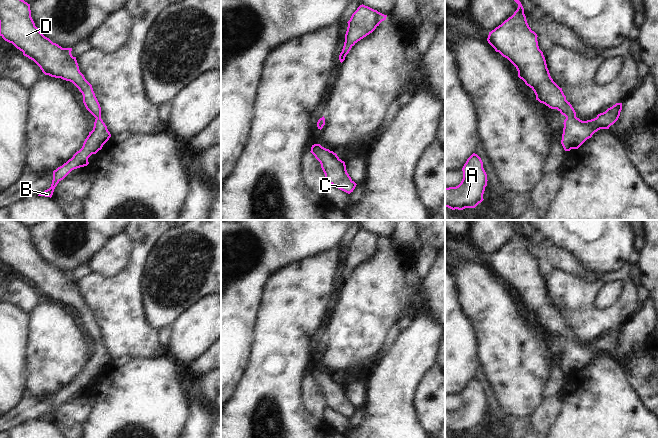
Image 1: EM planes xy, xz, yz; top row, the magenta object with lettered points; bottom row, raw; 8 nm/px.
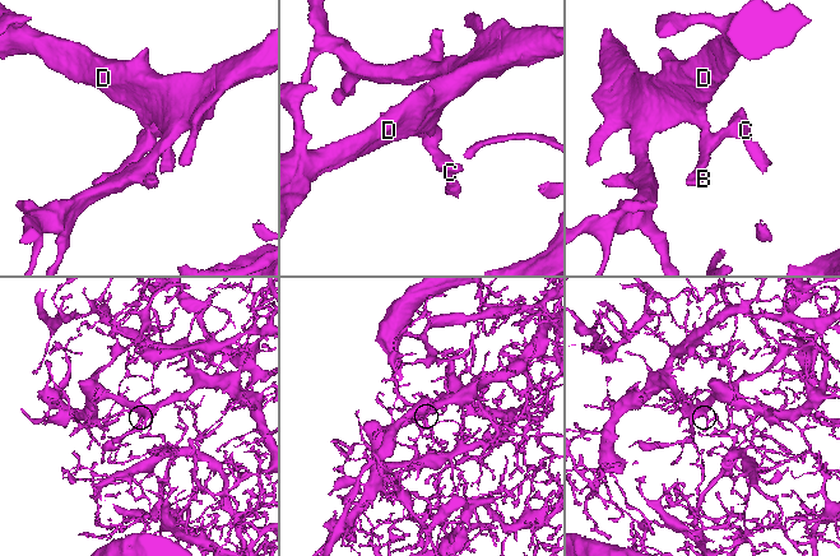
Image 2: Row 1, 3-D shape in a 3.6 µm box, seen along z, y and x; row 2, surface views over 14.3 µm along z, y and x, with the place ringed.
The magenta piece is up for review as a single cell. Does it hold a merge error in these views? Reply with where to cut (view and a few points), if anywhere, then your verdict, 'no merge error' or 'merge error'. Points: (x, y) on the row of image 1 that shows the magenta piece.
cut none; no merge error

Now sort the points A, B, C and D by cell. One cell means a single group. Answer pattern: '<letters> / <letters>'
A B C D

